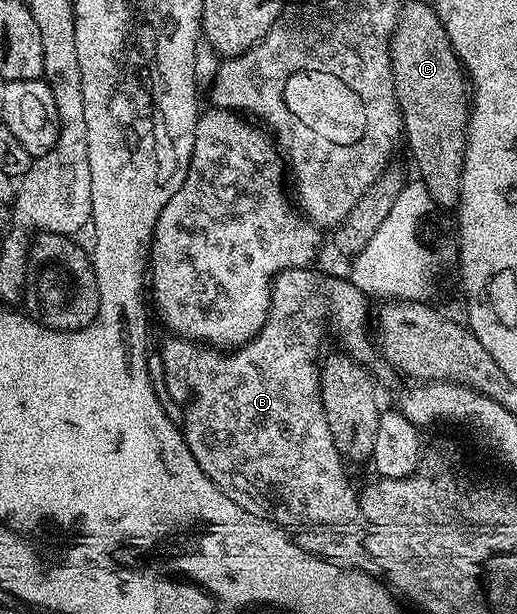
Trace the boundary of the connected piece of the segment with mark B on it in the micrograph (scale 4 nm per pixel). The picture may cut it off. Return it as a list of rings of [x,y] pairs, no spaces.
[[[312,266],[291,268],[276,275],[275,280],[272,281],[272,301],[268,307],[268,317],[262,326],[262,330],[250,343],[243,344],[241,348],[221,350],[197,344],[195,340],[183,336],[169,335],[167,337],[168,341],[161,346],[160,352],[158,352],[158,358],[162,362],[162,370],[166,374],[165,390],[167,399],[169,401],[172,399],[184,411],[184,424],[182,420],[184,441],[188,444],[190,454],[194,454],[198,466],[202,466],[206,478],[210,478],[210,482],[214,482],[214,486],[218,486],[218,490],[222,490],[222,494],[226,494],[226,498],[230,498],[230,502],[238,502],[238,506],[242,506],[242,510],[246,510],[263,520],[269,520],[277,528],[283,529],[302,550],[306,550],[312,556],[320,556],[332,564],[337,564],[339,568],[355,569],[359,565],[356,563],[360,559],[363,561],[366,556],[360,501],[358,492],[352,489],[347,476],[344,474],[345,461],[328,432],[326,410],[322,406],[322,398],[320,397],[320,364],[318,363],[318,357],[321,355],[320,343],[324,340],[324,331],[327,328],[340,339],[340,344],[344,347],[341,349],[345,353],[356,358],[364,358],[364,355],[371,348],[373,351],[373,341],[372,344],[368,341],[368,303],[370,303],[370,300],[365,292],[352,284],[351,279],[339,280],[336,276],[323,276],[322,273],[315,272],[314,269],[315,267]]]

